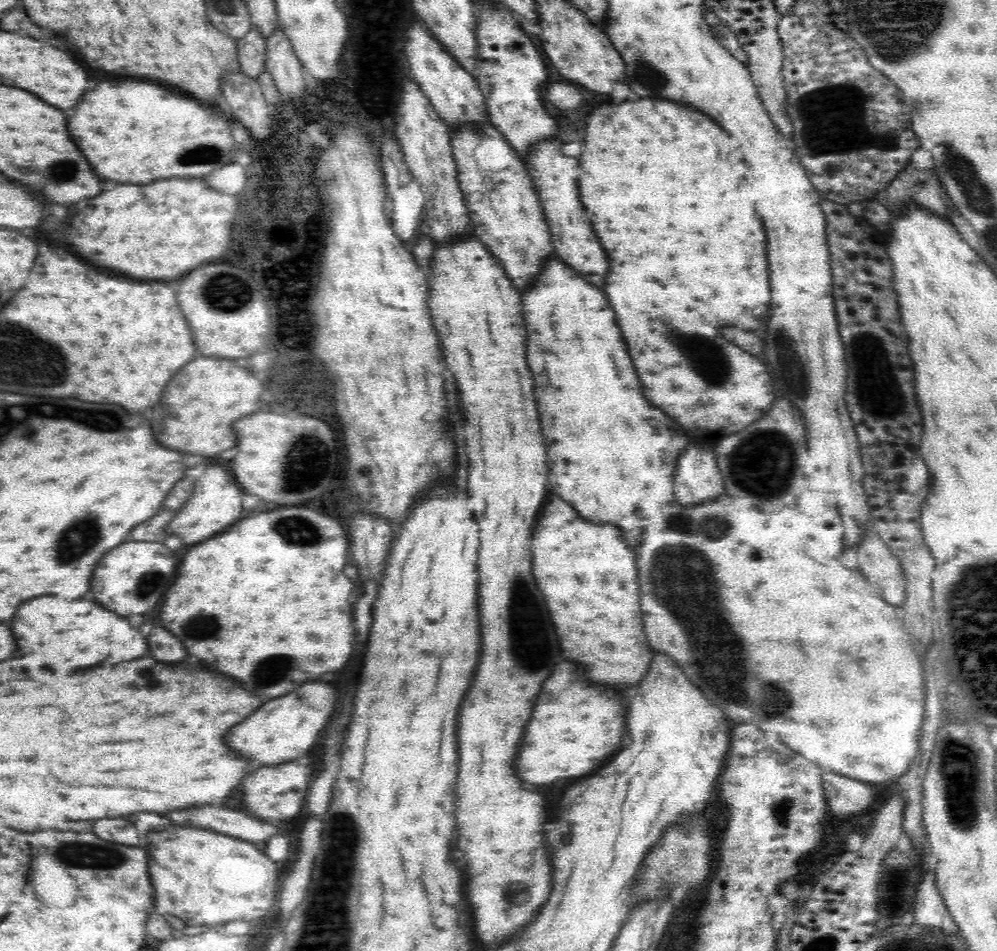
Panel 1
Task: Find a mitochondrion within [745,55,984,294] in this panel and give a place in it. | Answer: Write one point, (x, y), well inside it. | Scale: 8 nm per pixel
(886, 137)

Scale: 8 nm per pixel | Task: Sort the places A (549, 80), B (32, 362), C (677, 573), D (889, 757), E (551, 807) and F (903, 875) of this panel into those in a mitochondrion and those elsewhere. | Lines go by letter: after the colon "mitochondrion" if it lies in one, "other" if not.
A: other
B: mitochondrion
C: mitochondrion
D: other
E: other
F: mitochondrion

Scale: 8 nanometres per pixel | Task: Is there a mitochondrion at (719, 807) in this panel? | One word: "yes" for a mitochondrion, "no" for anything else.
no

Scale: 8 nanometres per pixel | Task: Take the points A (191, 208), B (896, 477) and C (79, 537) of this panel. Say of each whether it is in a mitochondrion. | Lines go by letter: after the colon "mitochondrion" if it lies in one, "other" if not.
A: other
B: mitochondrion
C: mitochondrion

